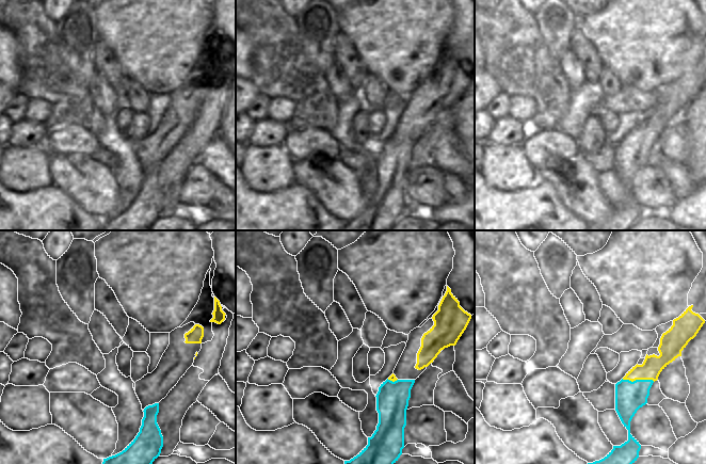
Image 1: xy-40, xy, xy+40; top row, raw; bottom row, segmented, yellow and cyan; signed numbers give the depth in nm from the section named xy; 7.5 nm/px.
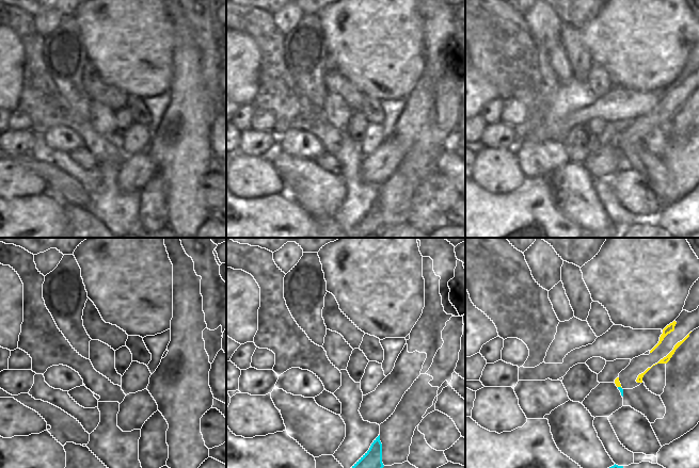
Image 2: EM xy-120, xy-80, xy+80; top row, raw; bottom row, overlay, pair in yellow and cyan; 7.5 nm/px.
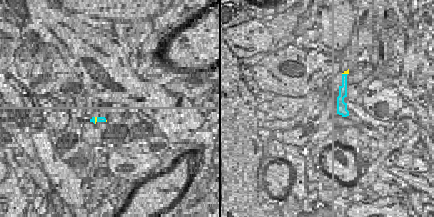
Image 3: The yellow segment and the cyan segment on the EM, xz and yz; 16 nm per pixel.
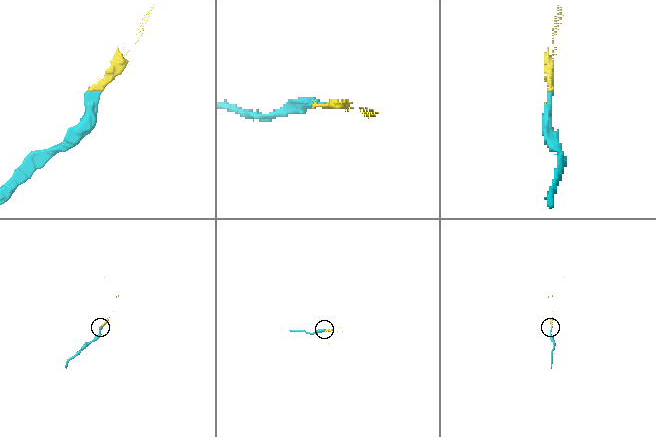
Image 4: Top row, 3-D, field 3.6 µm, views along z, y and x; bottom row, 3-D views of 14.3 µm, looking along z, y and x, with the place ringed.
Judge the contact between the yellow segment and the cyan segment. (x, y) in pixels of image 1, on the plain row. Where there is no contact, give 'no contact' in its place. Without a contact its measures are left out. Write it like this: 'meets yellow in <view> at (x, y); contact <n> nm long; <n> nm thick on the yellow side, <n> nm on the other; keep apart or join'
meets yellow in xy+40 at (638, 140); contact 240 nm long; 160 nm thick on the yellow side, 220 nm on the other; keep apart

